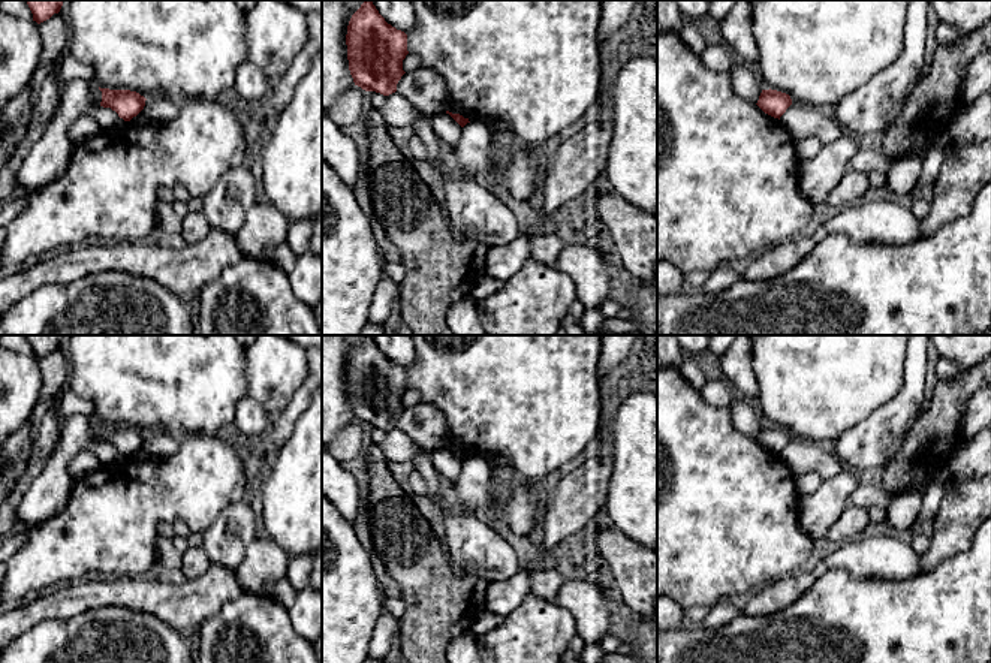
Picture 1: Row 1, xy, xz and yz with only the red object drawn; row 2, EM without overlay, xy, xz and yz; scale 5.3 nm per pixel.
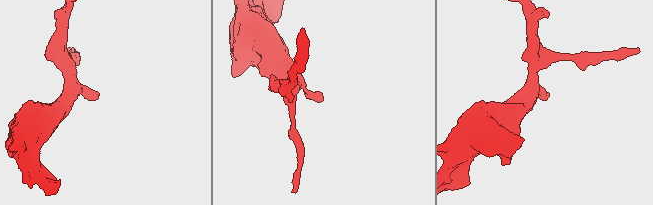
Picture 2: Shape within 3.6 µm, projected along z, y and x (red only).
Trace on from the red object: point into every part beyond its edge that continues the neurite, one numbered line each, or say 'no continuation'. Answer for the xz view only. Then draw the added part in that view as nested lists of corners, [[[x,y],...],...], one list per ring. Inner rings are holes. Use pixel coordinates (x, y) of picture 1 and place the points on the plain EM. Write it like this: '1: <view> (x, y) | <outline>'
no continuation

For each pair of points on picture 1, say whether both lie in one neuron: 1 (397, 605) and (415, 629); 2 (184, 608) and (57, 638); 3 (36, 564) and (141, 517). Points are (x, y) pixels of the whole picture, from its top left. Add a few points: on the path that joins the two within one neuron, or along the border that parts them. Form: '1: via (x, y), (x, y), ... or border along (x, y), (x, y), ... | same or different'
1: border along (401, 599), (406, 611), (398, 618) | different
2: border along (119, 606), (150, 612), (183, 635) | different
3: via (62, 550), (102, 532), (116, 518) | same

